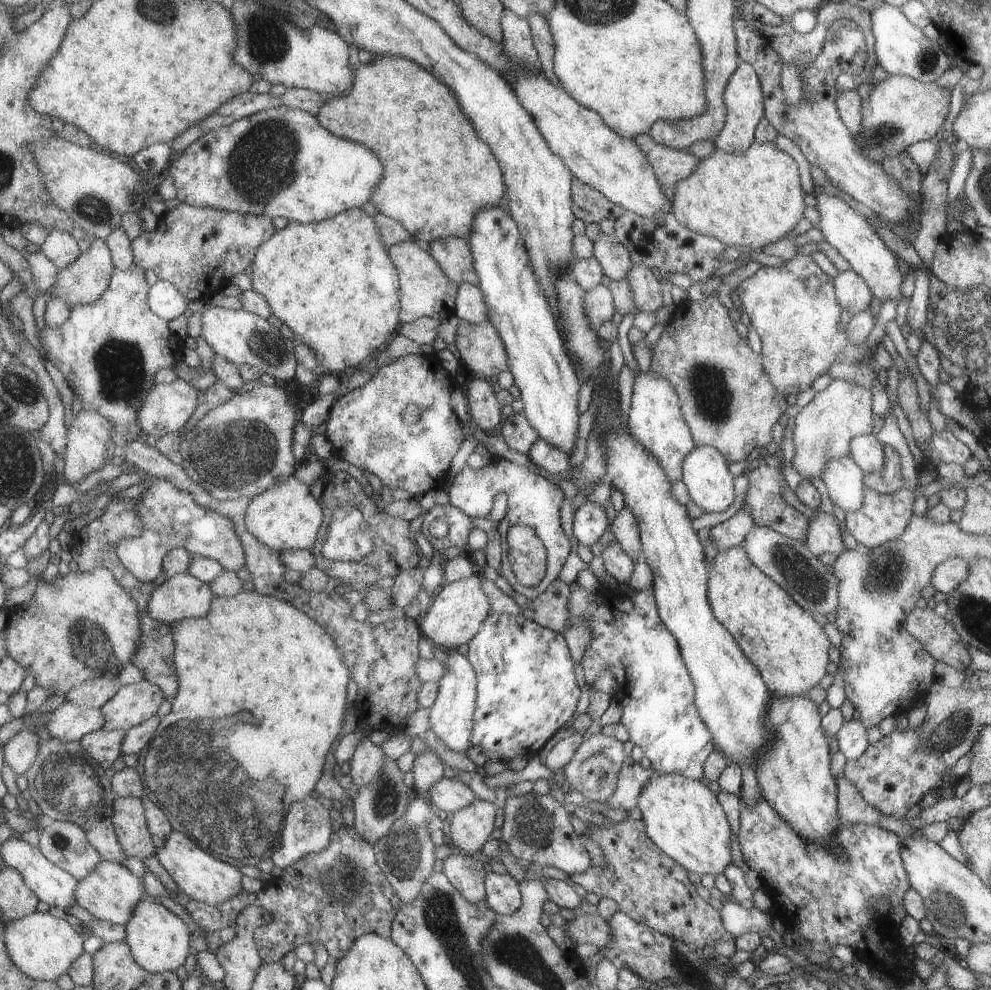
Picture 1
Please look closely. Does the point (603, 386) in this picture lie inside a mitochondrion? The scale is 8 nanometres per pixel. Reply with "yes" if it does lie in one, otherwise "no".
no

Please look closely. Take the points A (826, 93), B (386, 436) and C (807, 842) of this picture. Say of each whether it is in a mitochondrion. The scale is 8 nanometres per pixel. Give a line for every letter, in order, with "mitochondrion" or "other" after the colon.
A: other
B: mitochondrion
C: other

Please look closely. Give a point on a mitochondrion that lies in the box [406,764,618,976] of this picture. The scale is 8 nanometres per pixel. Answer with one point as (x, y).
(536, 825)

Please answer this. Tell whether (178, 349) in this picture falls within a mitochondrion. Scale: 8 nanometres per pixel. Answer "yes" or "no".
no

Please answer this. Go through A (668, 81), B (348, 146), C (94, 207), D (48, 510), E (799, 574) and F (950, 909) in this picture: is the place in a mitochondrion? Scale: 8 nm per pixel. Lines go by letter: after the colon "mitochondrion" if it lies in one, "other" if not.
A: other
B: other
C: mitochondrion
D: other
E: mitochondrion
F: mitochondrion

